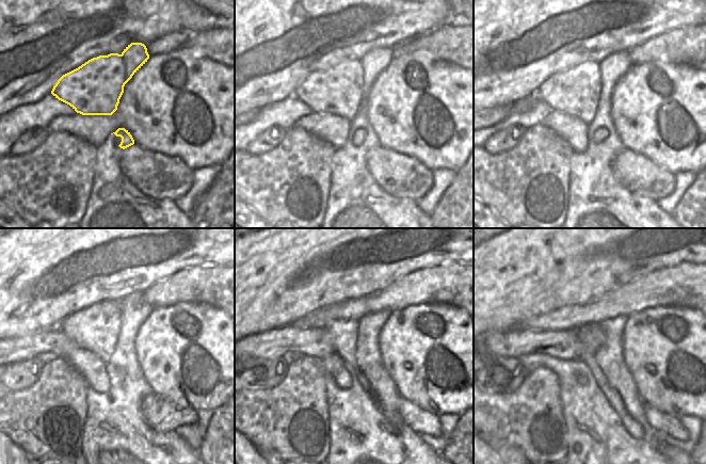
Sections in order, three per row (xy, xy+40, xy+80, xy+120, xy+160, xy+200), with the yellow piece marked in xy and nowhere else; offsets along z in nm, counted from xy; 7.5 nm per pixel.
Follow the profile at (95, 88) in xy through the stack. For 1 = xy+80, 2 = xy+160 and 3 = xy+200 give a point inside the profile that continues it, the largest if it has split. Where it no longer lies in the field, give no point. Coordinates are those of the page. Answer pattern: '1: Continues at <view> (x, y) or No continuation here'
1: Continues at xy+80 (583, 91)
2: Continues at xy+160 (355, 342)
3: Continues at xy+200 (608, 366)

